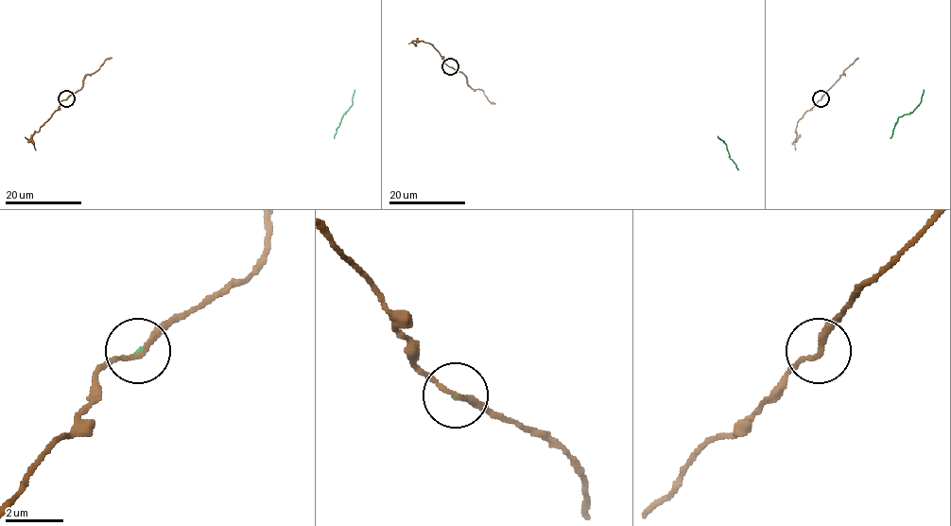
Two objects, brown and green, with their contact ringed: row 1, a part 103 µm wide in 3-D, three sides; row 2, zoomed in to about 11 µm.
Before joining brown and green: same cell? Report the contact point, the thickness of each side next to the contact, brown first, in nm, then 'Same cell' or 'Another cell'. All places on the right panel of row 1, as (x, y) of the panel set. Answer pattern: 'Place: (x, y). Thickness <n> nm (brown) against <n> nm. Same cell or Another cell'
Place: (821, 98). Thickness 170 nm (brown) against 50 nm. Another cell

